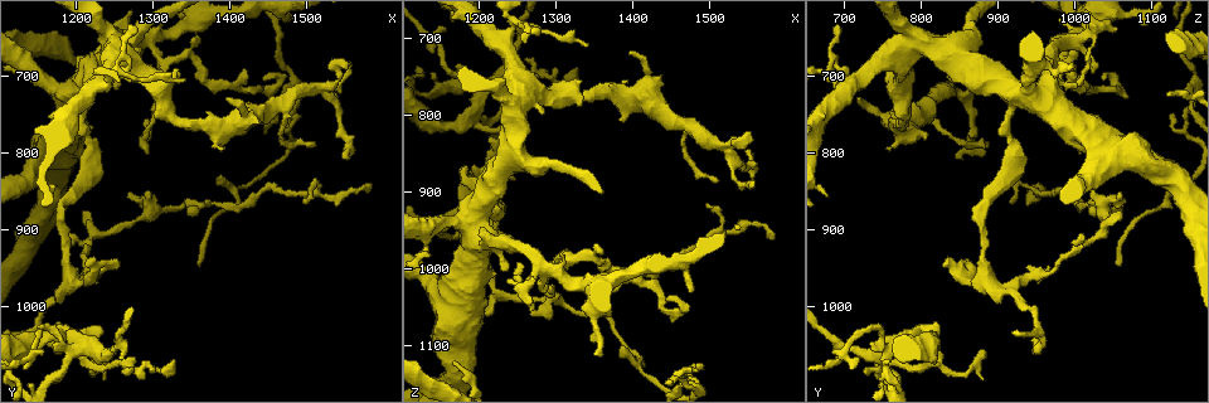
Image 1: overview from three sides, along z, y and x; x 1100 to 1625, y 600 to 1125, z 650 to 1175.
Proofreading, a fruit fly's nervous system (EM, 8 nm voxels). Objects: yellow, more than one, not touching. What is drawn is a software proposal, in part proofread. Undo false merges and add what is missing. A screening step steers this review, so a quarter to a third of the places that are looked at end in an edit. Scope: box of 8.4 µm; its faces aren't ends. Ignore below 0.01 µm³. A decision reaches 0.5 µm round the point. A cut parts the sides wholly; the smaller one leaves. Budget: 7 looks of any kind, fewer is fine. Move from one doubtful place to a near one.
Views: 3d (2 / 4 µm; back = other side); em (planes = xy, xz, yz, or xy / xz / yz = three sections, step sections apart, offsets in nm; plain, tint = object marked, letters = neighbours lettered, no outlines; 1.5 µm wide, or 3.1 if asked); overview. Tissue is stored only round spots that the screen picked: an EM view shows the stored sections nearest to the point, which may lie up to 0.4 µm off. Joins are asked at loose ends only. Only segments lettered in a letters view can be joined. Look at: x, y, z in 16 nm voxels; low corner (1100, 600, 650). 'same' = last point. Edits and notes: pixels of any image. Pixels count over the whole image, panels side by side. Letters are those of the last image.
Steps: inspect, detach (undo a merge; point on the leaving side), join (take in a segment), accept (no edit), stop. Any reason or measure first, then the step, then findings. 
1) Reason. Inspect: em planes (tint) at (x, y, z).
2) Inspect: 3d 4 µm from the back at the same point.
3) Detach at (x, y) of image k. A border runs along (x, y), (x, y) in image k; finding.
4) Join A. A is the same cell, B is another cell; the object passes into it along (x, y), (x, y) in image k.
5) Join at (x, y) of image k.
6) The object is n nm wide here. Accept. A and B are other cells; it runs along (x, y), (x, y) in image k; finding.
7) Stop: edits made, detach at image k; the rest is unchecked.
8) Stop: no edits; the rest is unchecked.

Branch stops here. Inspect: 3d 2 µm at (1360, 945, 1060).

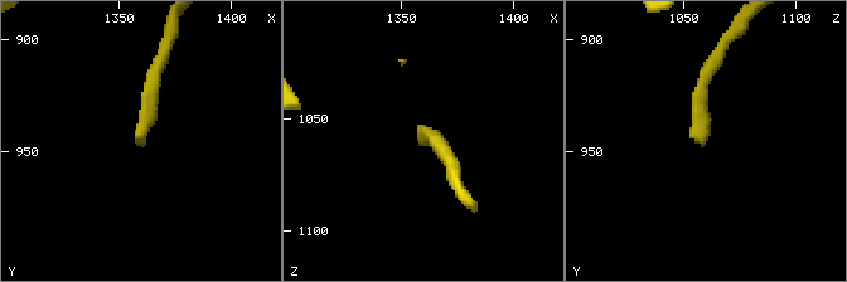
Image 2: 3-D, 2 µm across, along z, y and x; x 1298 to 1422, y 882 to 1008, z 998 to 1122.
Need the tissue. Inspect: em xz step 8 (letters) at (1359, 947, 1060).

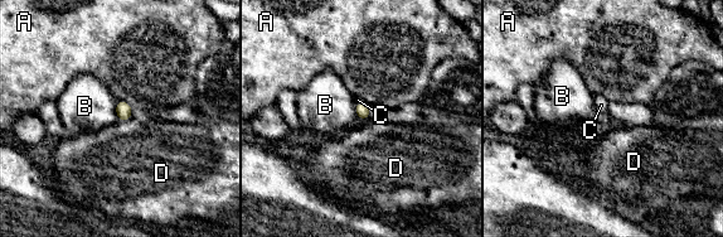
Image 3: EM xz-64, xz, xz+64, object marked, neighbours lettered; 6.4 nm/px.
Cut it another way. Inspect: em xy step 4 (letters) at the same point.

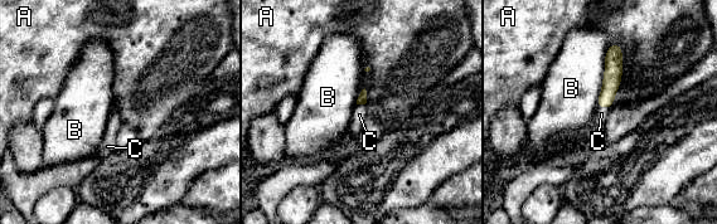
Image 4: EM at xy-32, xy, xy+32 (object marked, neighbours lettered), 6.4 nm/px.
Join C. C is the same cell, A and B are other cells; the object passes into it along (613, 74), (604, 107), (601, 113) in image 4; it goes on there.

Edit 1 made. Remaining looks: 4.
Tapers out. Inspect: 3d 2 µm at (1495, 865, 915).

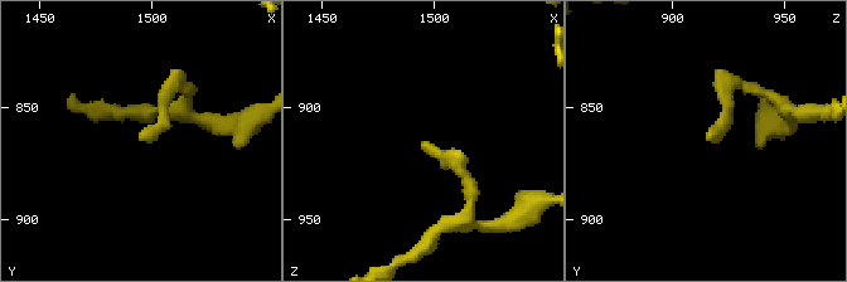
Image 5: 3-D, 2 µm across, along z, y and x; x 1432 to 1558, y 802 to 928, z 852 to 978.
Now the EM. Inspect: em yz step 8 (plain) at (1493, 862, 916).

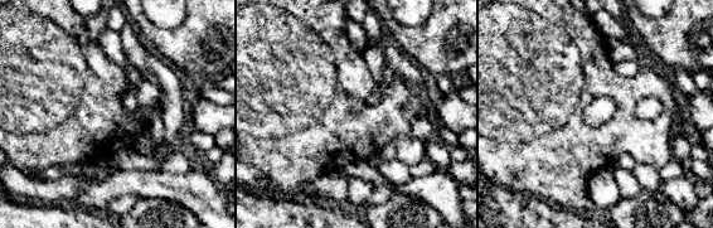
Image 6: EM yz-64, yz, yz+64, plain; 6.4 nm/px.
Inspect: em yz step 8 (letters) at the same point.

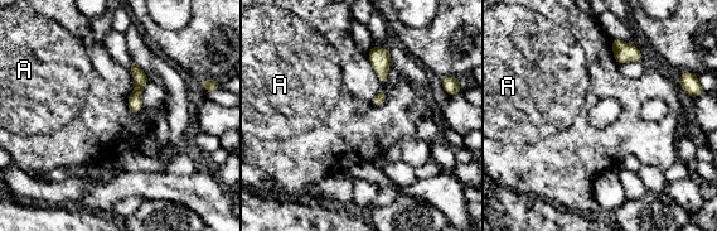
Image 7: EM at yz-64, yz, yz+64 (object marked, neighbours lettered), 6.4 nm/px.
The longest contact is with A, 140 nm. Accept. A is another cell; none of them fits.

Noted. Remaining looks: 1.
Abrupt turn. Inspect: em 3.1 µm xy step 8 (letters) at (1460, 735, 815).

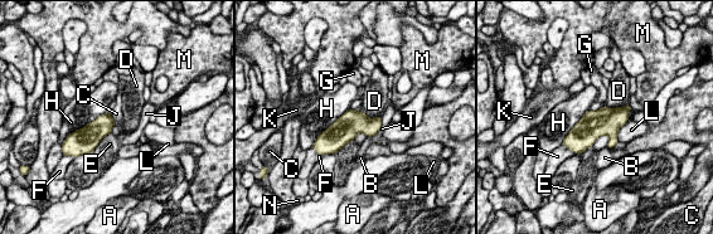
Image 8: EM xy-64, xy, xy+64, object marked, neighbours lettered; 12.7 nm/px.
Accept. A, B, C, D, E, F, G, H, J, K, L, M and N are other cells; a border runs along (629, 120), (619, 130), (617, 141) in image 8; all the same neuron.

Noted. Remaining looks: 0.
Stop: edits made, join at image 4; the rest is unchecked.

